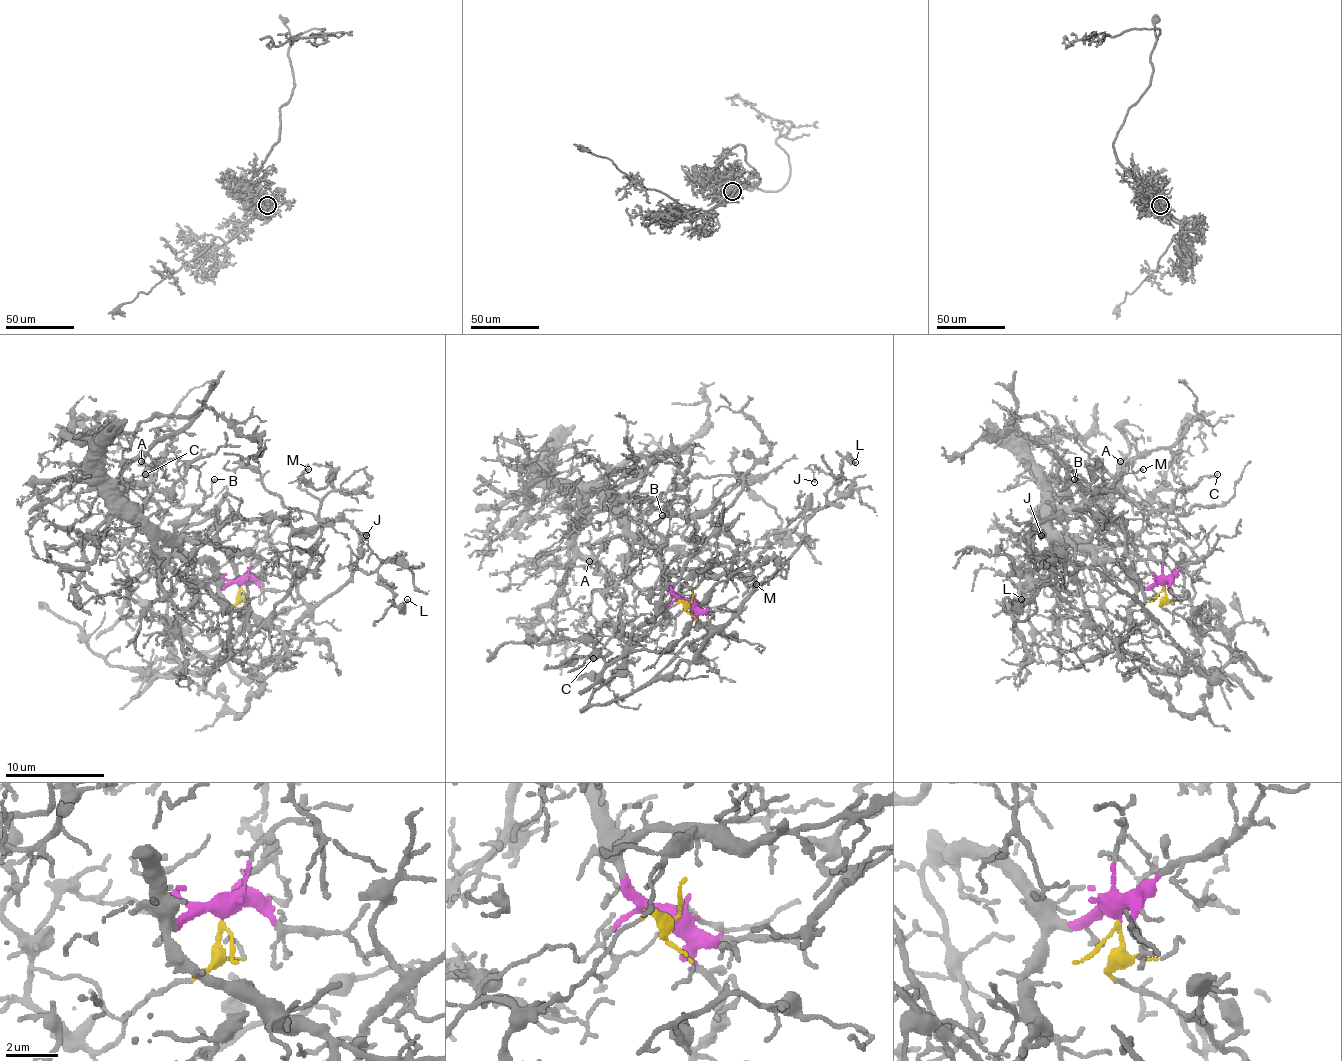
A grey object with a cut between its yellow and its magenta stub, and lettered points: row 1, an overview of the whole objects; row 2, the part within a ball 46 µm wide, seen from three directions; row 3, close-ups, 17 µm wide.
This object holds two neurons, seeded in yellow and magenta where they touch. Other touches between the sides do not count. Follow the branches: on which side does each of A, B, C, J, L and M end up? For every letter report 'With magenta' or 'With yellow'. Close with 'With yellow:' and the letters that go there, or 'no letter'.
A: With magenta
B: With yellow
C: With magenta
J: With yellow
L: With yellow
M: With yellow
With yellow: B, J, L, M

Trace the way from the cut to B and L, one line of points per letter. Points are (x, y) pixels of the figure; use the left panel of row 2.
B: (239, 588), (232, 605), (190, 635), (167, 615), (157, 565), (130, 548), (132, 540), (172, 545), (214, 478)
L: (239, 588), (140, 677), (195, 657), (252, 677), (358, 568), (408, 600)

